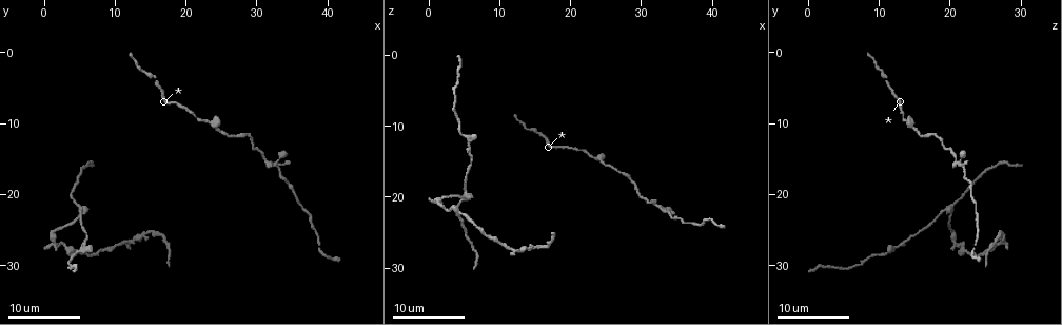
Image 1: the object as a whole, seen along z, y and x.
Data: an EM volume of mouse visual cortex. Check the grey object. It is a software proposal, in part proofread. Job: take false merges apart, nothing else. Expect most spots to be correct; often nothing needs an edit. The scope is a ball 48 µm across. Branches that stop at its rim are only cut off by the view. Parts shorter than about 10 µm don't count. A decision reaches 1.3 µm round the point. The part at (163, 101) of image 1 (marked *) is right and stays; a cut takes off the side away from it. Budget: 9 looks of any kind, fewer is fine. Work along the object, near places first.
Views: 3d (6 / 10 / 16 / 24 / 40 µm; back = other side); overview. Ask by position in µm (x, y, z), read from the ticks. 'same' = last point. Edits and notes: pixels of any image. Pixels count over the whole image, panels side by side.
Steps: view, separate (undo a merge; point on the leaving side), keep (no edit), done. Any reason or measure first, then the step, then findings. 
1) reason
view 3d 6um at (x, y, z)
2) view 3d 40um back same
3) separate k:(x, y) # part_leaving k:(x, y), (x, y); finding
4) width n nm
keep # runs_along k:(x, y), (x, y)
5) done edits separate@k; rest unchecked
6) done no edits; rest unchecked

three arms meet
view 3d 6um at (5.5, 22.0, 19.5)

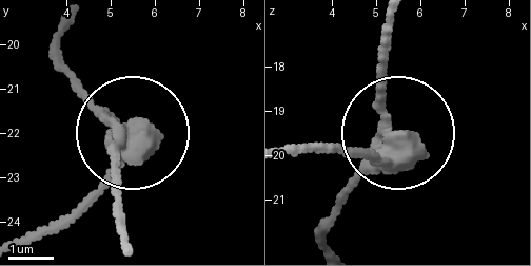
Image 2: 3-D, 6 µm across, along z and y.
view 3d 6um back at (5.35, 22.05, 19.50)

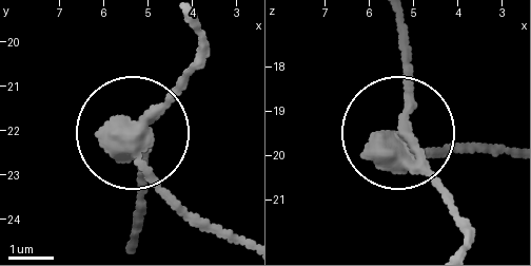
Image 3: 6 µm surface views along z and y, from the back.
width 370 nm
separate 3:(179, 202) # part_leaving 3:(135, 157), (176, 200), (244, 236); a second neuron is stuck on

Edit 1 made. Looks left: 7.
calibre changes
view 3d 10um at (5.0, 28.0, 11.0)

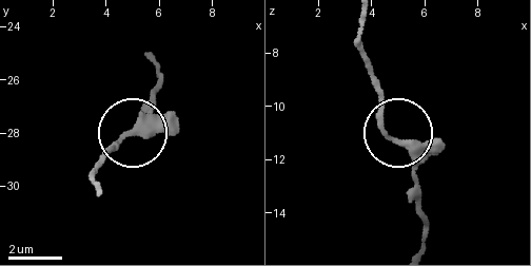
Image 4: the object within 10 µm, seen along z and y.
keep # all the same neuron

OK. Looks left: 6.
four-way junction
view 3d 16um at (32.5, 16.0, 21.5)

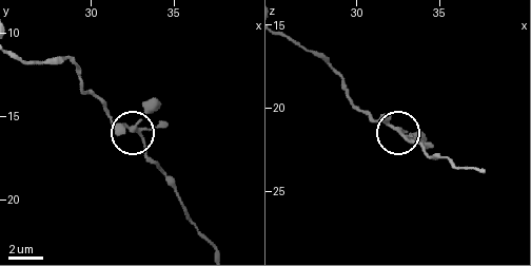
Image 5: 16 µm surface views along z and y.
keep # runs_along 5:(18, 55), (73, 62), (83, 88), (161, 167); one neuron here

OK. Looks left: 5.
calibre changes
view 3d 16um at (25.0, 11.0, 15.5)

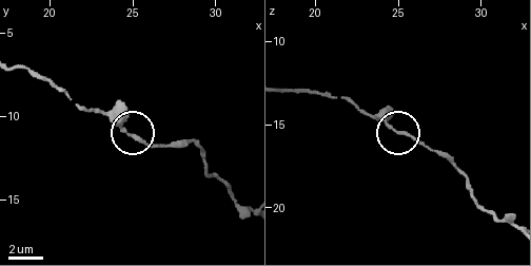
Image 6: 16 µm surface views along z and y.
view 3d 6um at (24.8, 11.0, 15.3)

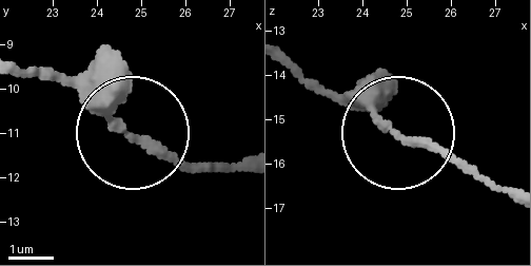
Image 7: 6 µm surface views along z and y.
width 180 nm
keep # runs_along 7:(20, 64), (89, 91), (145, 140), (220, 167); one neuron here

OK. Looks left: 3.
done edits separate@3; rest unchecked

